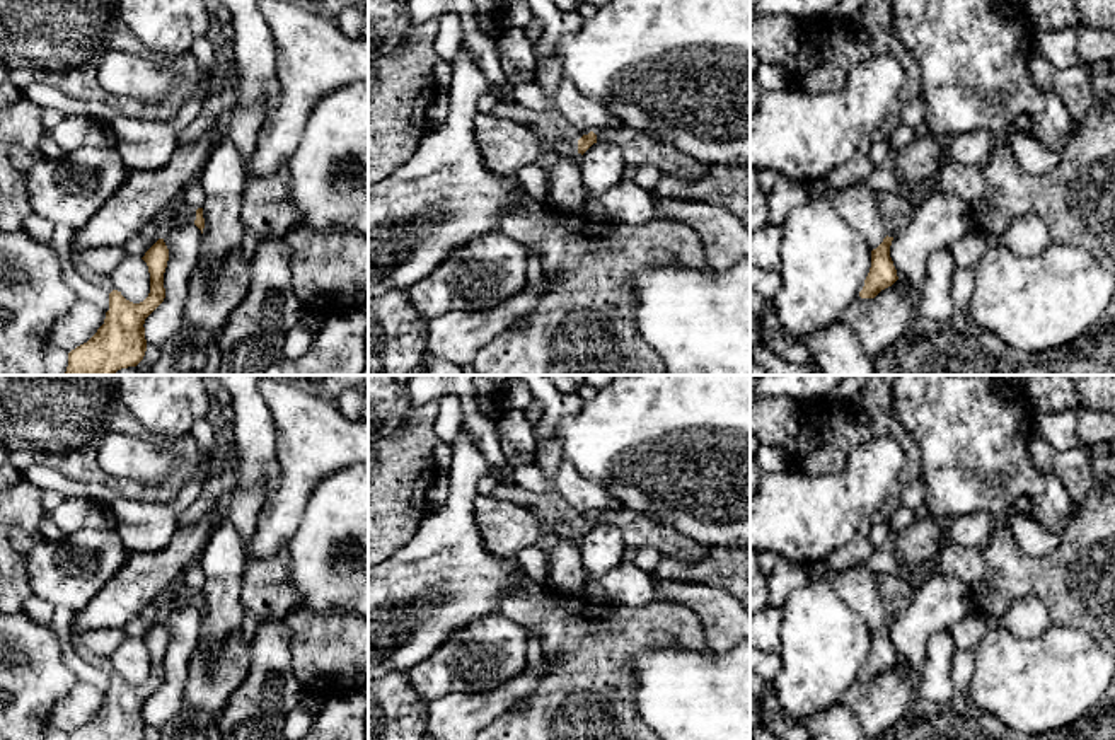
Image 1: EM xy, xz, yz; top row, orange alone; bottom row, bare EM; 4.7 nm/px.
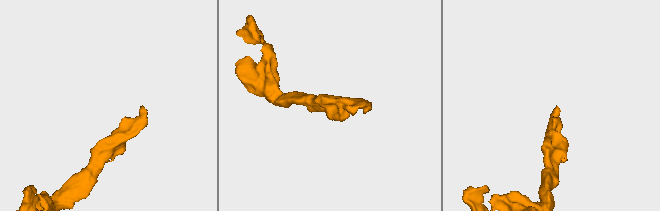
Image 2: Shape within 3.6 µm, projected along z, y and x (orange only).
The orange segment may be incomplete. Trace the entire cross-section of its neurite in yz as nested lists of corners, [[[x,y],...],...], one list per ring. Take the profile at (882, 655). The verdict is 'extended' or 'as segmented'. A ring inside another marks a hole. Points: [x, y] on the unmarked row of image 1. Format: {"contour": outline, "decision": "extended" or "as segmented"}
{"contour": [[[876,573],[876,585],[885,602],[887,619],[871,633],[871,650],[859,674],[861,680],[875,680],[881,672],[892,668],[898,662],[890,639],[890,627],[893,617],[909,609],[914,593],[909,583],[893,575]]], "decision": "extended"}

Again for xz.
{"contour": [[[511,481],[496,483],[488,496],[535,512],[542,518],[551,539],[583,537],[593,525],[607,523],[615,525],[622,532],[626,547],[636,551],[650,546],[661,556],[670,556],[685,563],[701,563],[708,554],[706,546],[682,537],[673,527],[660,525],[653,518],[627,508],[580,513],[559,494],[539,494],[522,489]]], "decision": "extended"}

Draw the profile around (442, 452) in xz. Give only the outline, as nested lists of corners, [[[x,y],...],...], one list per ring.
[[[438,440],[438,443],[433,448],[433,457],[436,460],[438,469],[448,469],[452,464],[452,457],[454,457],[452,445]]]

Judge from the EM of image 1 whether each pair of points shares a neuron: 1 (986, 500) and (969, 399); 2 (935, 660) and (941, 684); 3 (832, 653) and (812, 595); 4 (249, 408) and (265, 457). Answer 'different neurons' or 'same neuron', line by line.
1: same neuron
2: same neuron
3: same neuron
4: same neuron

